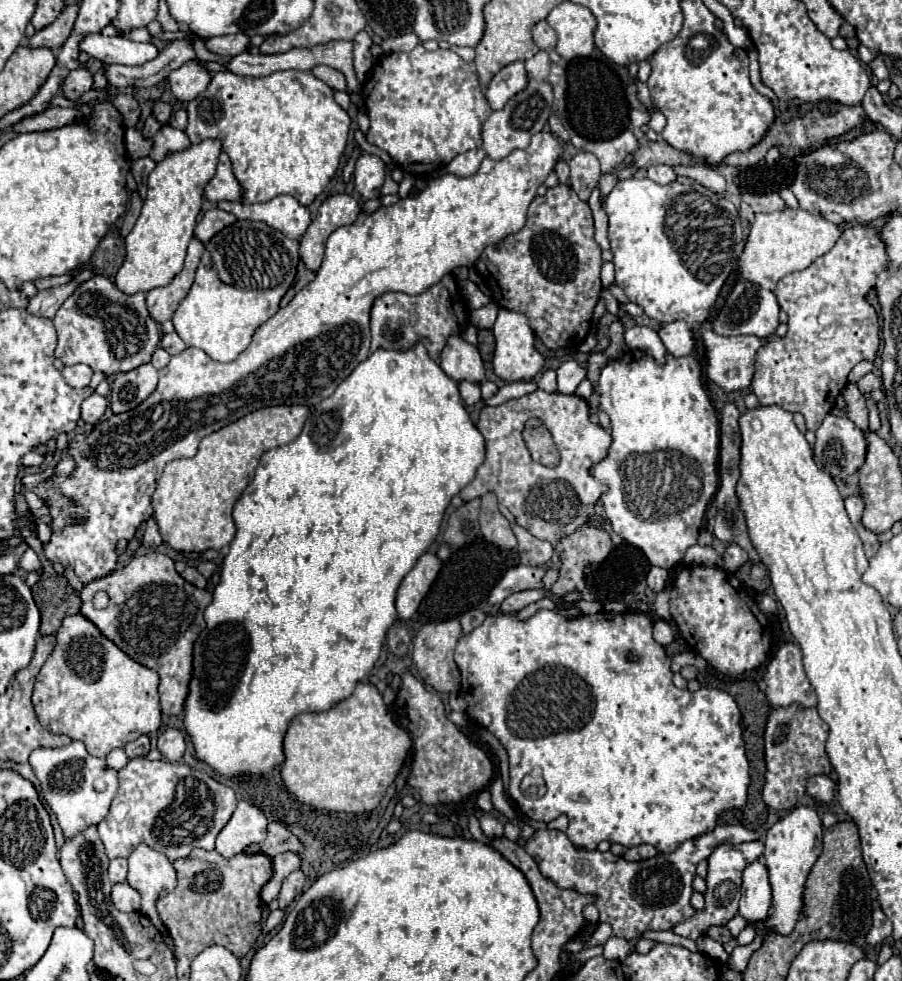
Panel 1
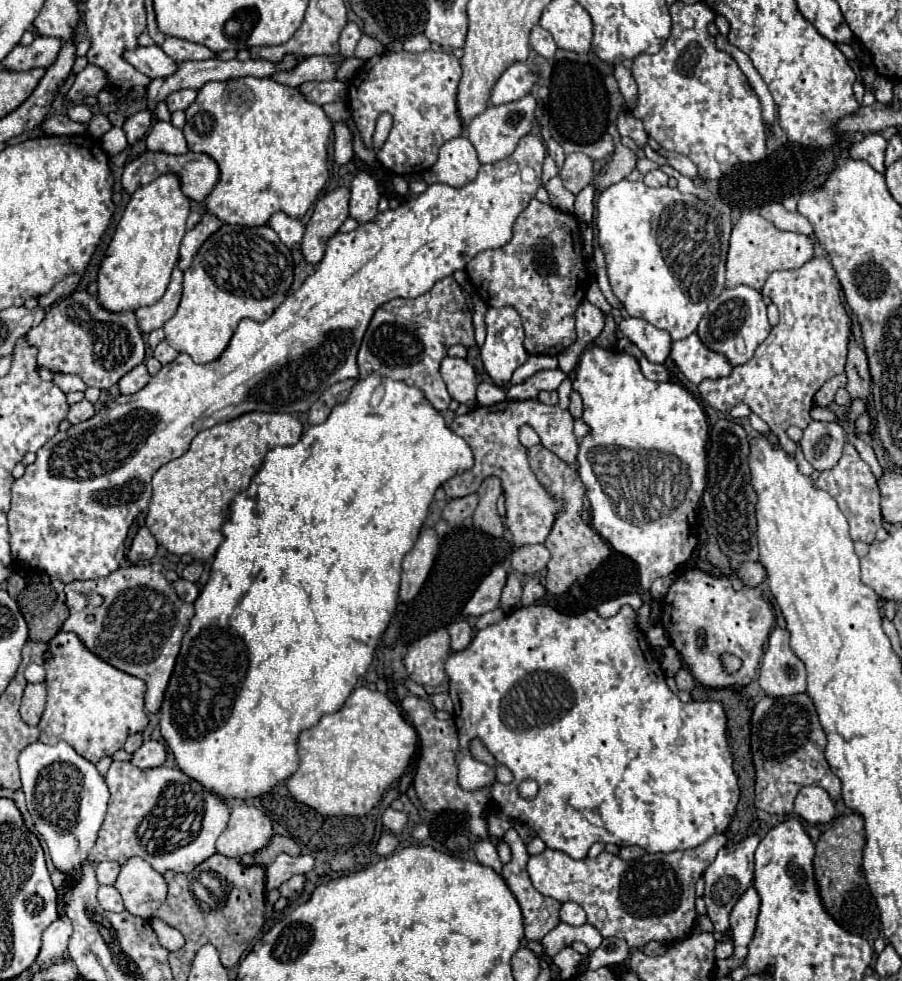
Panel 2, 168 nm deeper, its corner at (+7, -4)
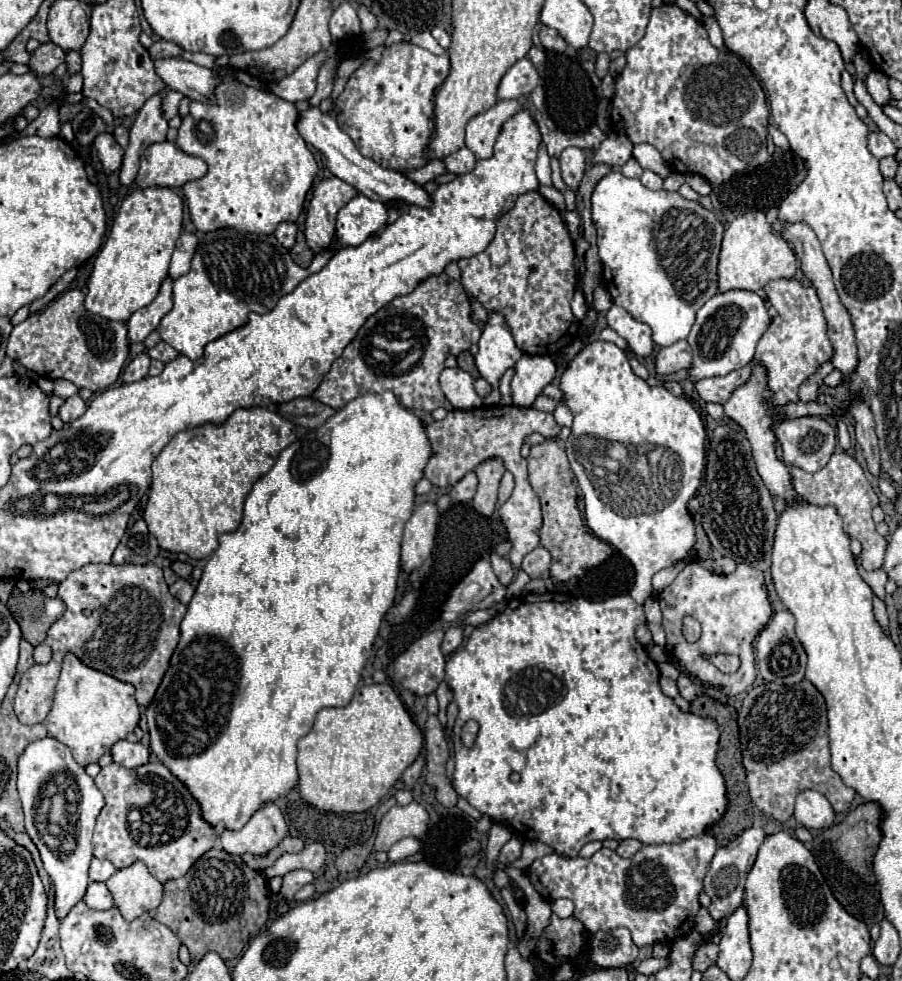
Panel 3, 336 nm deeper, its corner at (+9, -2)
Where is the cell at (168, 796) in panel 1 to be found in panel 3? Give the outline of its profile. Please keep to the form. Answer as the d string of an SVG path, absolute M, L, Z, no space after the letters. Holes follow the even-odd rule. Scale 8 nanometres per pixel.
M111 762L95 776L95 786L103 792L105 806L97 816L97 826L93 832L93 854L97 858L107 858L117 870L141 860L145 862L151 876L155 876L159 882L167 882L185 876L197 858L215 846L217 830L213 830L213 826L207 822L201 822L201 808L197 806L197 800L177 778L173 778L173 774L161 762L147 762L133 770ZM131 810L137 810L139 816L129 816Z

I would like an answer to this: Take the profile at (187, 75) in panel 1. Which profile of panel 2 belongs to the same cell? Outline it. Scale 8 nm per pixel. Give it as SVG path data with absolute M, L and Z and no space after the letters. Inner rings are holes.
M185 88L185 90L177 90L177 92L171 92L167 96L167 106L171 112L175 110L187 110L197 98L197 90L191 90L191 88Z

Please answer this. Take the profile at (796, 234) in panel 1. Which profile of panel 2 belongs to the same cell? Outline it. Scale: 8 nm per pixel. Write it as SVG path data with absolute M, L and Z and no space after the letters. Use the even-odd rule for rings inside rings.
M757 212L743 214L739 222L733 226L731 232L731 246L727 254L727 288L735 286L751 286L755 290L761 290L767 276L773 270L793 270L801 268L805 262L813 258L813 238L799 234L799 232L783 232L767 218L759 216Z

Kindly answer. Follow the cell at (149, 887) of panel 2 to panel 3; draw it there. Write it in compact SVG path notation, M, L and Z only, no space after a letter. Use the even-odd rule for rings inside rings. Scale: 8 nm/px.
M143 862L117 870L105 884L113 896L113 904L125 920L135 920L141 914L151 912L159 906L163 896L163 884L147 872Z

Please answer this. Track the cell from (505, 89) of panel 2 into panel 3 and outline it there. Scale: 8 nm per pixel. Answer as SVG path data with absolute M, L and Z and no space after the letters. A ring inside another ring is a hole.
M523 58L507 70L507 74L503 76L503 80L499 84L497 96L501 100L523 98L523 96L531 94L531 90L537 86L537 82L539 82L539 74L537 74L533 62L529 58Z

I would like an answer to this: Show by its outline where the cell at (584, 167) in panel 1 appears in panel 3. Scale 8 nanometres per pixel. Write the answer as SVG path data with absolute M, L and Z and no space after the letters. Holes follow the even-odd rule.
M565 148L563 154L559 156L561 164L561 174L565 184L575 190L585 174L585 154L581 148Z

